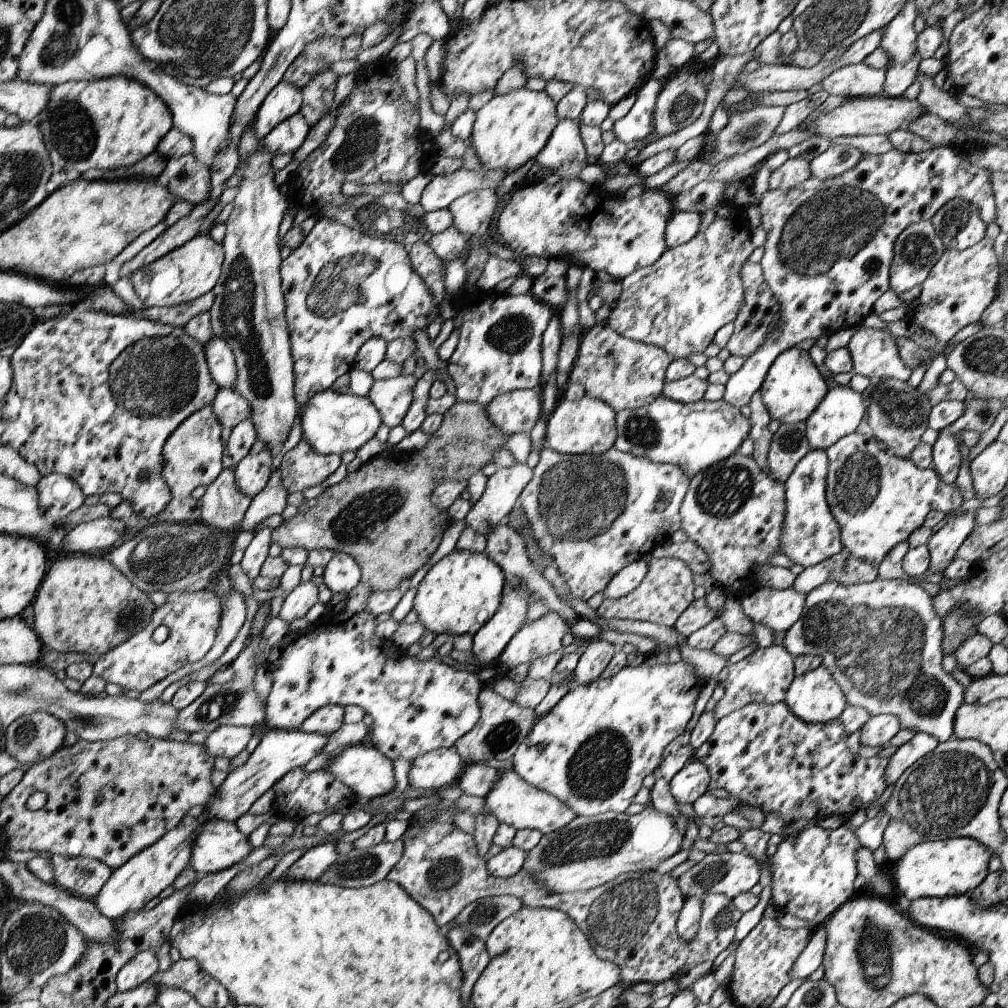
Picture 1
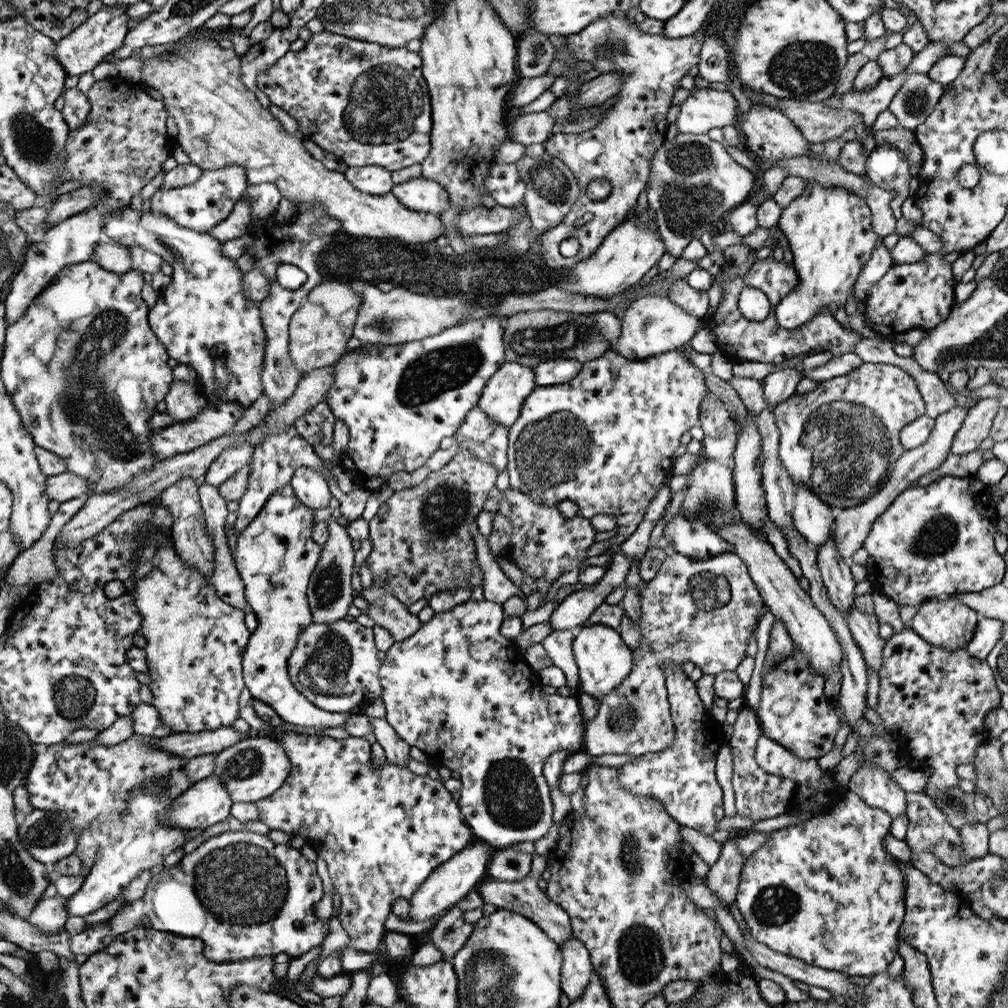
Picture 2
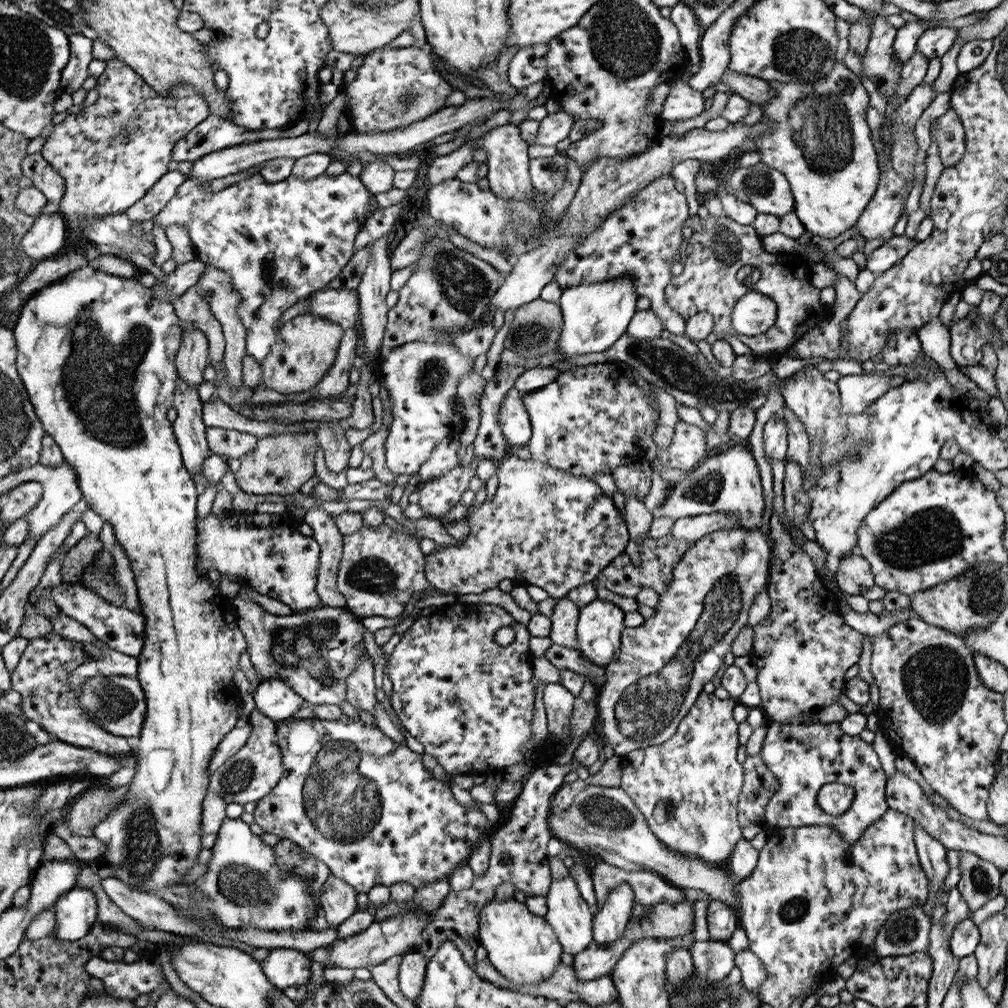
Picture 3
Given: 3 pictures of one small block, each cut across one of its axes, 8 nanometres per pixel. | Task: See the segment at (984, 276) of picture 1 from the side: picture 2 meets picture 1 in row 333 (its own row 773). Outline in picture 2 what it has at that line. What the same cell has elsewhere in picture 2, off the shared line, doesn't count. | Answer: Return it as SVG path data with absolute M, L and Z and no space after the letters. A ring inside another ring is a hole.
M912 628L894 634L884 645L875 711L884 722L883 727L899 744L907 766L932 773L923 788L923 793L929 797L940 796L946 790L958 787L960 776L956 775L956 768L962 764L971 764L976 756L976 748L991 736L986 730L984 718L990 710L1001 706L1001 698L1002 691L996 685L996 678L990 665L984 660L970 656L965 648L948 651L930 645Z

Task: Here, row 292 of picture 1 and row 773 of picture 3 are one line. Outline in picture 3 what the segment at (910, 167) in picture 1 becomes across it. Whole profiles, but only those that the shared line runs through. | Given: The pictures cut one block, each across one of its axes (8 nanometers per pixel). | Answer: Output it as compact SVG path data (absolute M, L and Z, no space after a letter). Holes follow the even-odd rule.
M769 722L763 740L761 757L771 774L779 780L778 792L765 808L769 829L830 825L848 842L856 842L870 824L883 817L886 810L886 774L872 744L850 736L840 729L840 722L809 725L802 722ZM824 784L845 784L854 788L850 808L840 816L832 816L818 806L817 794Z

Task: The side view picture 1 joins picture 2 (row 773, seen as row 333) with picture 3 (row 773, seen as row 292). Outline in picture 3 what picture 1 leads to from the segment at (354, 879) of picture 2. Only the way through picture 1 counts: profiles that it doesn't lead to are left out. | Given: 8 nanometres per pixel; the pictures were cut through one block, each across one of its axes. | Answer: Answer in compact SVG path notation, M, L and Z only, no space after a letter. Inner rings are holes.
M344 714L338 720L305 717L286 719L275 723L277 742L280 744L281 753L284 755L285 773L273 792L257 802L257 807L253 812L255 822L260 825L260 828L263 828L264 832L276 834L281 839L291 840L297 849L327 864L332 875L353 886L358 893L368 894L369 890L376 884L389 887L397 882L407 882L415 888L422 888L431 882L449 878L458 864L467 862L473 853L473 848L491 829L489 820L480 809L467 809L466 806L454 799L447 781L439 781L426 770L423 766L426 758L424 754L413 752L405 743L394 743L390 737L386 737L380 731L376 723L364 724L361 720L354 721Z

